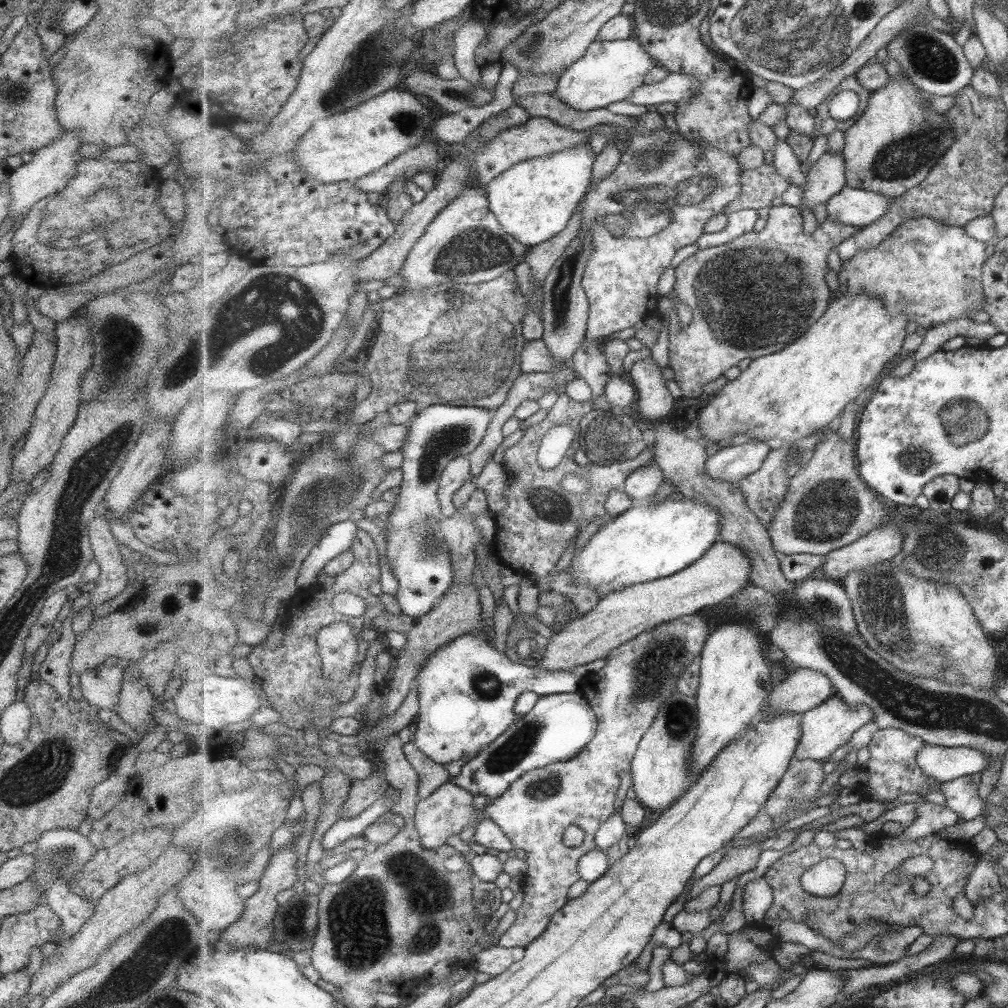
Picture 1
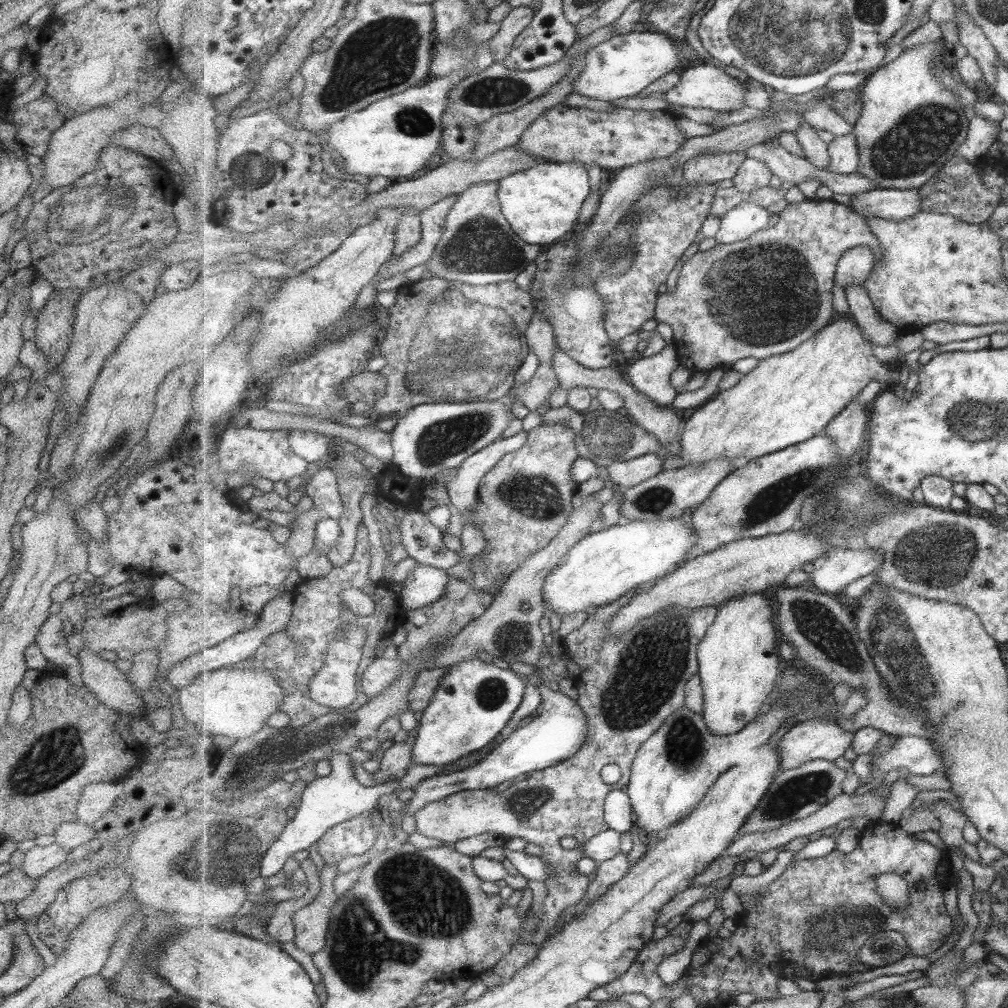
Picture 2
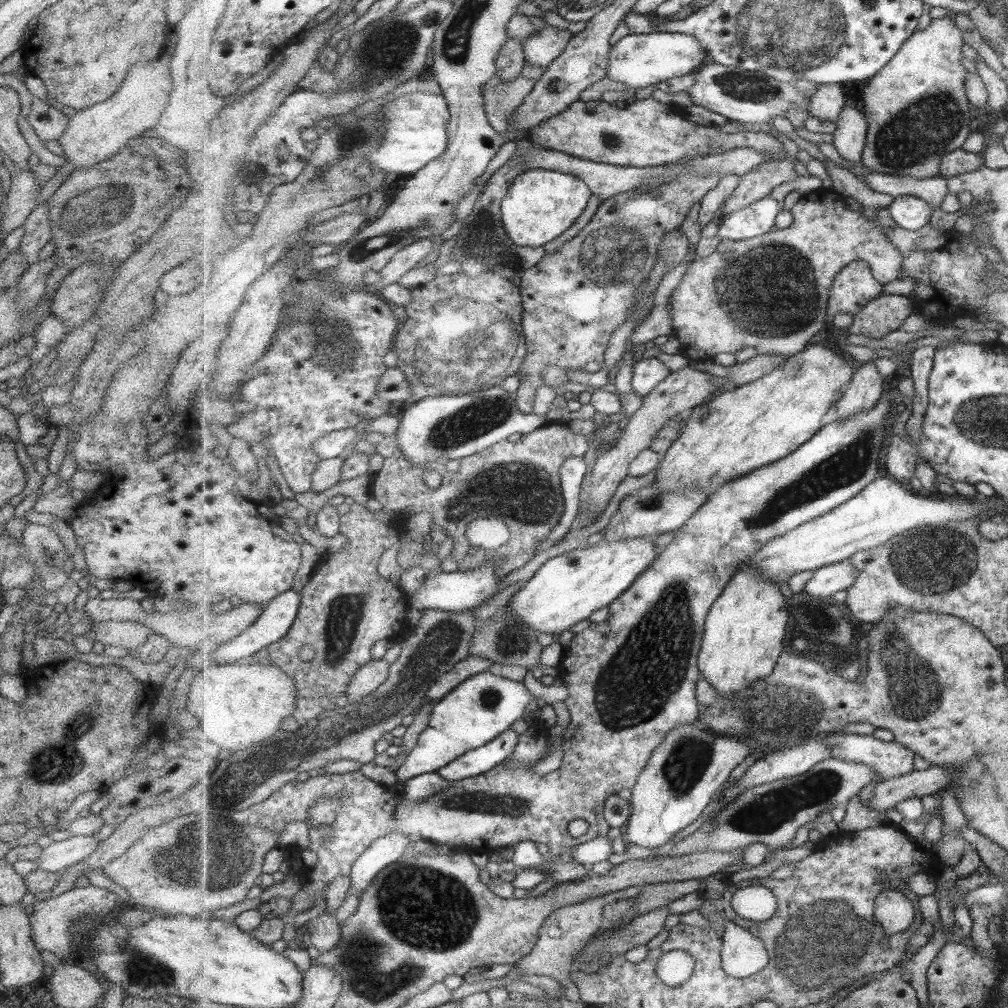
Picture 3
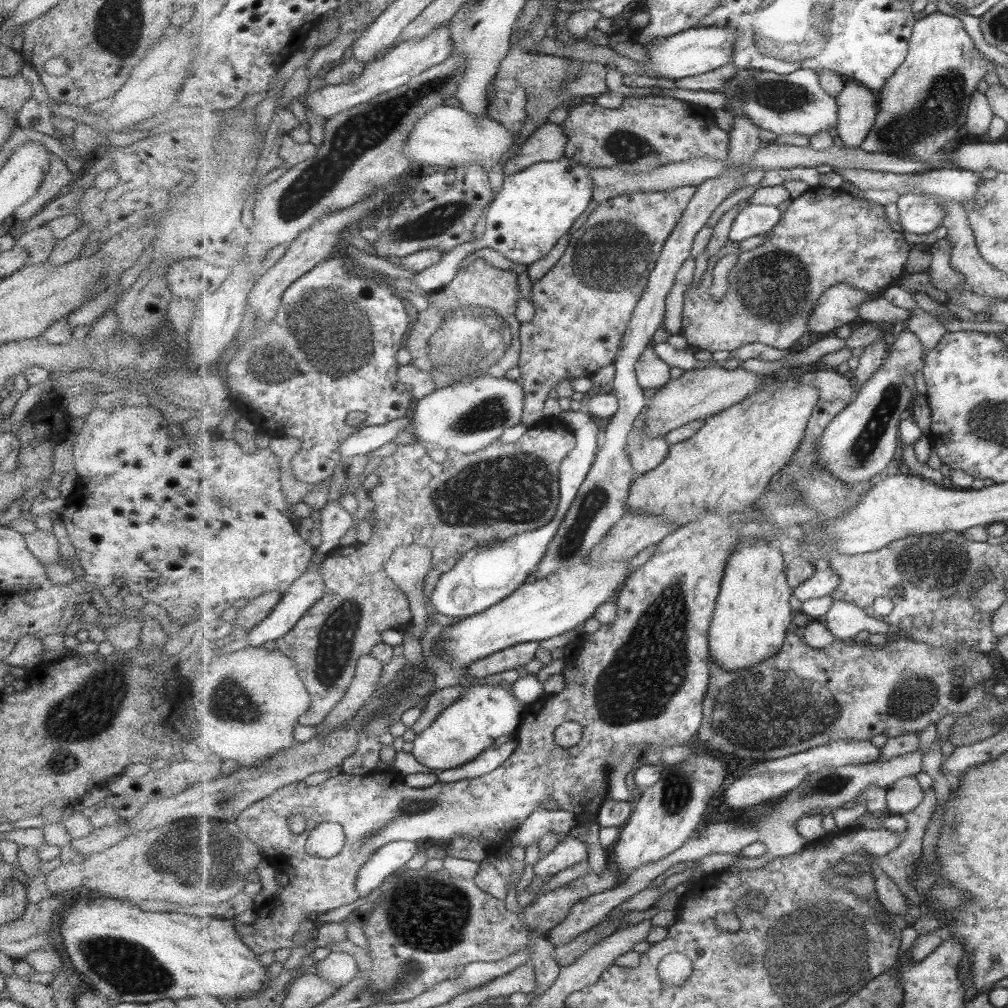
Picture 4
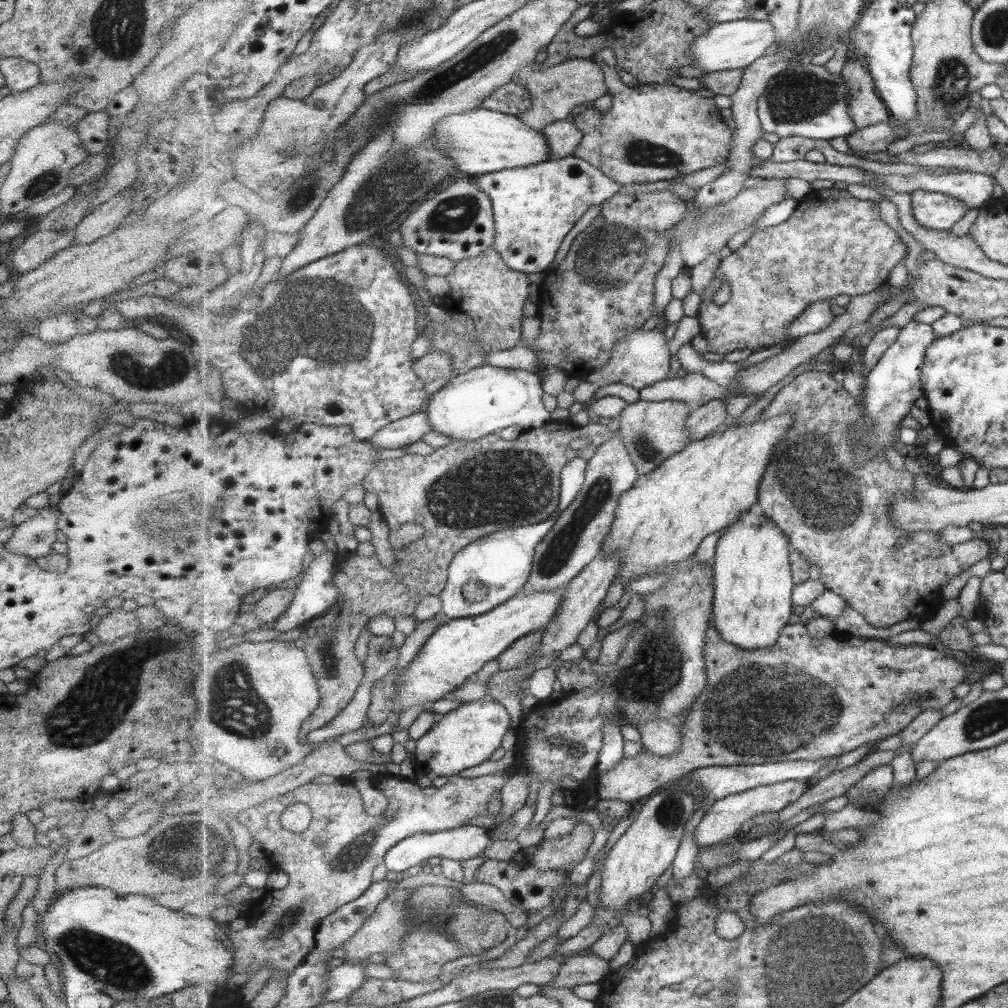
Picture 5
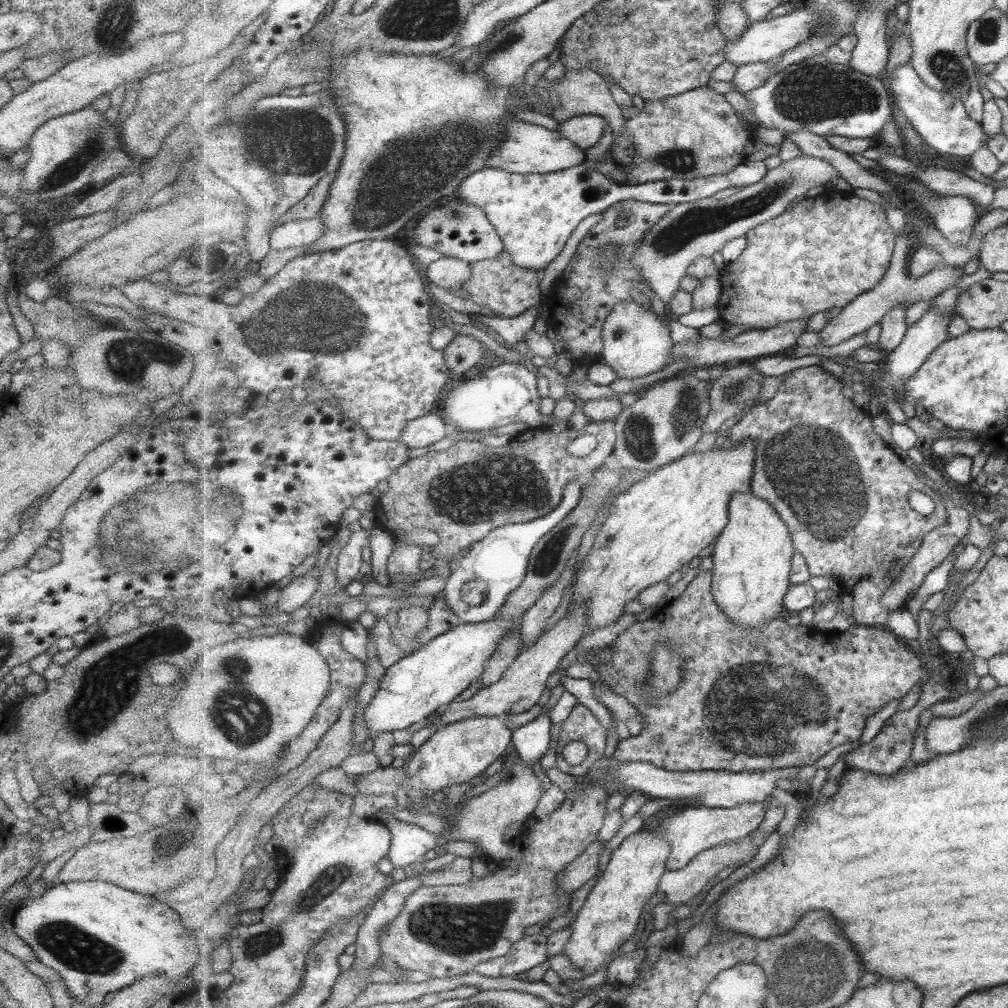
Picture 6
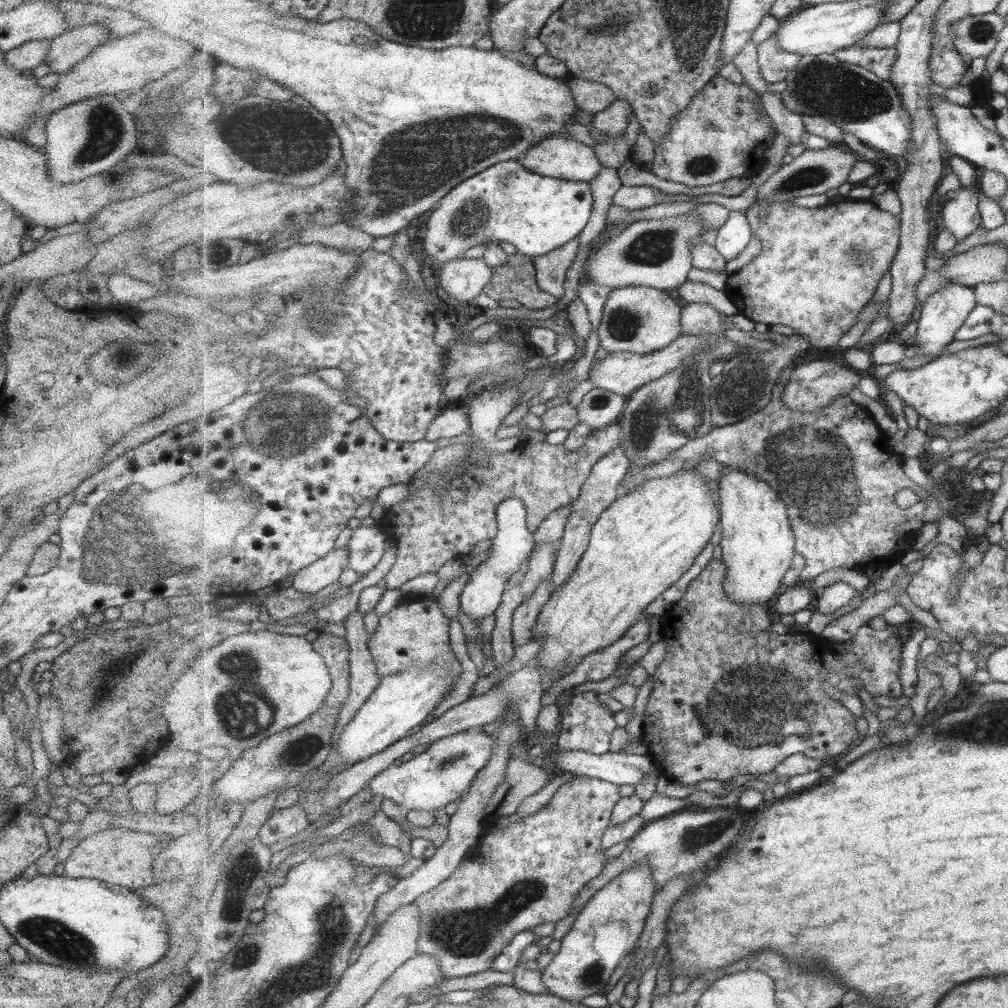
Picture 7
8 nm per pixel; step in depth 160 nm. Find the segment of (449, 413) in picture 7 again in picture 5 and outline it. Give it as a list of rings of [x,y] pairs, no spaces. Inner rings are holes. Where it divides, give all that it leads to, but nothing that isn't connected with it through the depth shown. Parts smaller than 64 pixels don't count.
[[[419,412],[392,422],[379,430],[373,438],[365,441],[375,443],[380,449],[395,448],[397,450],[423,440],[423,436],[429,434],[432,429],[433,425],[427,412]]]

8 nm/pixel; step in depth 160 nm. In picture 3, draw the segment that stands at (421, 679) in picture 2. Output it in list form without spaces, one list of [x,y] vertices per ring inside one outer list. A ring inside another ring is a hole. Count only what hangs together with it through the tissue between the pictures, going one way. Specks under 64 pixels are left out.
[[[470,656],[465,661],[459,662],[453,670],[441,676],[439,680],[429,689],[427,701],[441,701],[449,693],[453,692],[460,684],[469,680],[480,672],[487,672],[493,666],[493,660]]]

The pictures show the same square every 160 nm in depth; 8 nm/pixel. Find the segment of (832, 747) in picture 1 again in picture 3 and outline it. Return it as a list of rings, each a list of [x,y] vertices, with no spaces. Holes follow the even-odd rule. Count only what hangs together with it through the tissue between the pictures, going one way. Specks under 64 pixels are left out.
[[[829,735],[817,736],[800,745],[785,748],[783,752],[767,754],[738,779],[738,788],[744,792],[761,784],[805,774],[812,766],[832,756],[827,739]]]

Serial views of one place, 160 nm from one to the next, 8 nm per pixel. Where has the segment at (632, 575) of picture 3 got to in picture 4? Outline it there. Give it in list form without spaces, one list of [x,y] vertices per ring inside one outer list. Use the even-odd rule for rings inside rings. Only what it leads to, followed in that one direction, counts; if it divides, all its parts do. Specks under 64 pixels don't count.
[[[614,560],[609,564],[583,563],[535,582],[525,583],[502,603],[479,615],[467,617],[446,627],[441,634],[439,651],[450,666],[467,667],[495,653],[527,642],[541,642],[577,628],[593,618],[595,610],[611,601],[615,589],[626,584],[630,560]]]

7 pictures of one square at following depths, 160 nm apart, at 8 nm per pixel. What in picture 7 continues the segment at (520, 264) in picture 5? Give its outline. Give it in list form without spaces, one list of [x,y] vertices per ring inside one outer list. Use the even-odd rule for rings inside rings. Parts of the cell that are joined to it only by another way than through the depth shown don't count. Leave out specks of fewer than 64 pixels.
[[[506,161],[487,168],[481,174],[465,180],[442,198],[427,221],[422,241],[427,261],[435,259],[439,266],[461,258],[469,248],[485,243],[509,243],[517,252],[530,256],[543,256],[565,246],[583,233],[593,212],[594,196],[589,182],[579,182],[542,176],[529,172],[519,161]]]

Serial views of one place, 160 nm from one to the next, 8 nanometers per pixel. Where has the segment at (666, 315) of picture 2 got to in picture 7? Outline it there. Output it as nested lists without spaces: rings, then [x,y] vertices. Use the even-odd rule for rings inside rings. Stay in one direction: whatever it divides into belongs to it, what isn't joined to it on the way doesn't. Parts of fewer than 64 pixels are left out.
[[[837,199],[835,201],[827,202],[823,206],[814,208],[805,208],[794,206],[792,201],[785,201],[782,203],[772,204],[768,206],[768,214],[763,217],[760,214],[760,206],[755,205],[747,207],[745,212],[747,221],[750,224],[752,230],[752,238],[759,238],[761,240],[762,253],[759,258],[753,260],[751,264],[748,264],[745,268],[742,268],[739,272],[730,275],[728,280],[728,288],[725,290],[730,300],[737,306],[738,313],[745,315],[753,322],[761,322],[767,326],[773,324],[783,324],[791,327],[797,334],[804,336],[810,346],[813,348],[833,348],[837,346],[837,342],[857,324],[860,320],[861,313],[864,308],[868,307],[868,304],[873,300],[877,288],[879,288],[879,282],[881,278],[885,278],[885,274],[890,272],[893,266],[896,255],[900,249],[901,234],[902,234],[902,217],[891,214],[885,210],[881,210],[875,205],[873,200],[867,201],[853,201],[852,199]]]

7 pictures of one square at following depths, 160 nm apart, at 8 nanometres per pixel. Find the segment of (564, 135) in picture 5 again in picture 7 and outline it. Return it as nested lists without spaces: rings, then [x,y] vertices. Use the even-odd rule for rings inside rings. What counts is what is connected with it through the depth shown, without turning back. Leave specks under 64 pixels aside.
[[[618,99],[608,110],[593,116],[590,126],[604,136],[619,137],[629,128],[629,116],[633,115],[636,115],[633,106]]]

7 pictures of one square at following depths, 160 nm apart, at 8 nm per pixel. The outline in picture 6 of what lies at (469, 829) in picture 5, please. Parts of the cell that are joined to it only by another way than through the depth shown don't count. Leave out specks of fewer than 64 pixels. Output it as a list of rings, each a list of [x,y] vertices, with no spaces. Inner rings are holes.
[[[382,811],[377,819],[390,828],[392,834],[392,843],[390,848],[389,860],[394,869],[403,869],[405,866],[414,864],[417,861],[424,861],[427,850],[435,850],[440,853],[443,844],[448,842],[444,838],[443,832],[434,834],[424,830],[424,827],[417,826],[413,823],[398,821],[391,815],[386,815]]]

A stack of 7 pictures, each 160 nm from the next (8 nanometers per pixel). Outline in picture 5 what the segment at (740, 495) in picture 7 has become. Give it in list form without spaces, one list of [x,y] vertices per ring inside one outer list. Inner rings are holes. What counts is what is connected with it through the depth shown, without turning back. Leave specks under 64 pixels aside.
[[[744,512],[738,519],[725,530],[716,546],[716,556],[712,564],[715,572],[715,604],[713,608],[713,623],[719,629],[723,640],[735,644],[743,650],[763,650],[773,648],[778,643],[783,628],[789,624],[791,612],[794,610],[794,581],[792,570],[791,551],[792,545],[788,536],[771,519],[766,519],[763,514]]]

